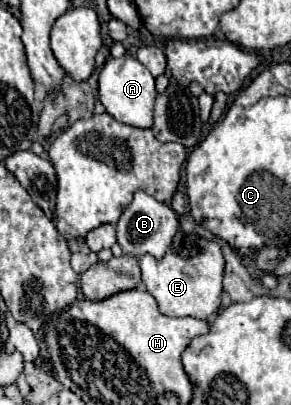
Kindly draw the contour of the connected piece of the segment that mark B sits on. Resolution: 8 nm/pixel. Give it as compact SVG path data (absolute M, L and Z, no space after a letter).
M136 191L132 203L124 209L120 221L116 223L116 237L118 237L118 245L122 247L122 251L130 257L142 257L142 255L150 253L152 257L162 259L164 251L170 247L178 227L180 227L178 215L166 203L156 201L154 197L150 197L144 191Z

